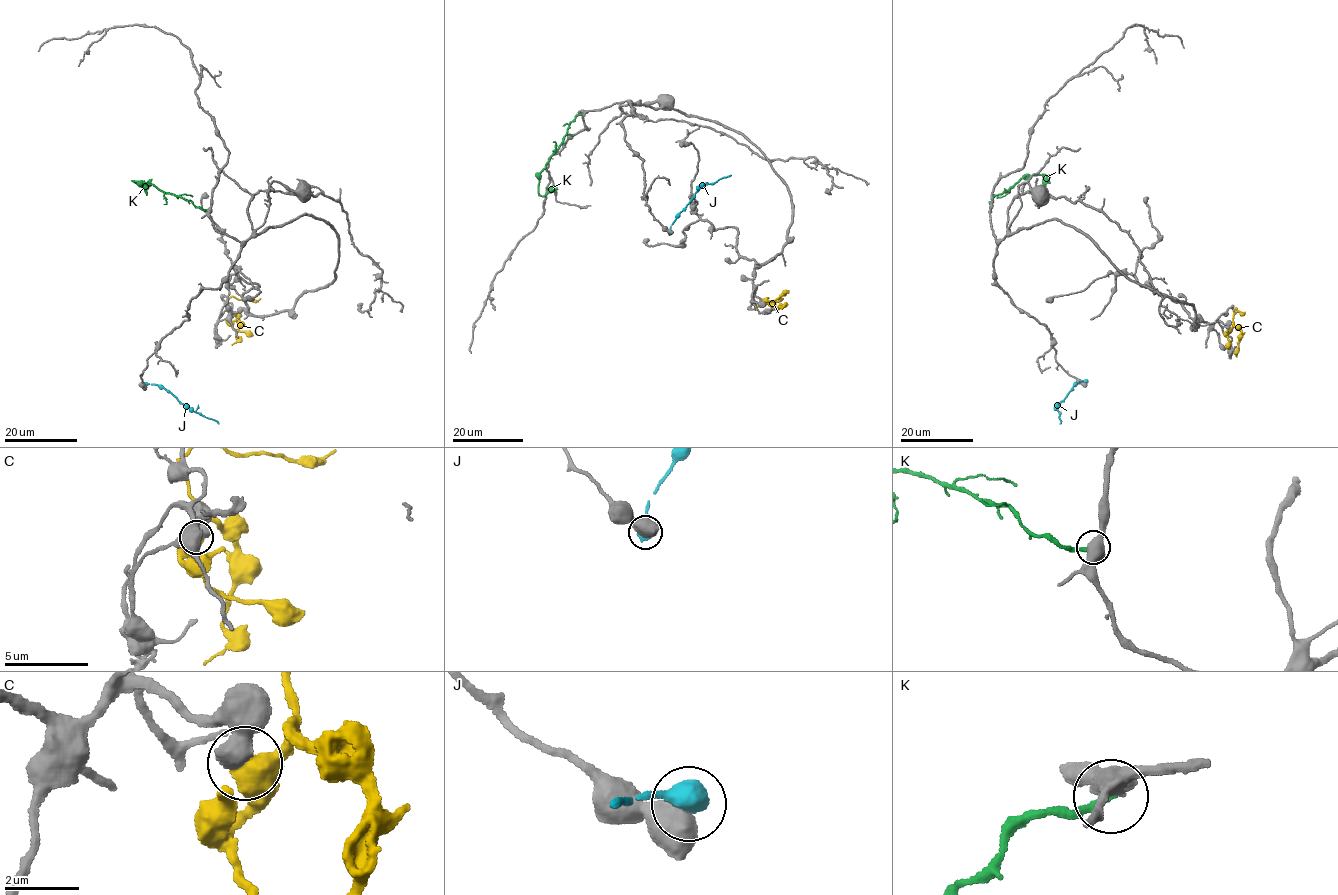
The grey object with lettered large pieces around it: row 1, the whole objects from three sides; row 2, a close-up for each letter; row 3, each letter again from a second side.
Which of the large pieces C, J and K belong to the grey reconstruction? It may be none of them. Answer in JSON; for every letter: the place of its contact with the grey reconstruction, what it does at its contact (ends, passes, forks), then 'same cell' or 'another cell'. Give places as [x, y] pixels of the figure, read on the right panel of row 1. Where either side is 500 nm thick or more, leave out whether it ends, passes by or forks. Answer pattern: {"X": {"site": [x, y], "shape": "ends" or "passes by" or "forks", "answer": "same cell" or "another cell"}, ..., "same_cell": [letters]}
{"C": {"site": [1228, 328], "answer": "another cell"}, "J": {"site": [1086, 381], "answer": "another cell"}, "K": {"site": [992, 205], "answer": "another cell"}, "same_cell": []}

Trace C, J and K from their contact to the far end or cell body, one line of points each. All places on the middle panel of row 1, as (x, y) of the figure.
C: (764, 302), (765, 305), (755, 307), (783, 298)
J: (670, 233), (676, 215), (686, 207), (697, 189), (731, 175)
K: (585, 113), (571, 122), (563, 142), (540, 174), (540, 195), (554, 189)

